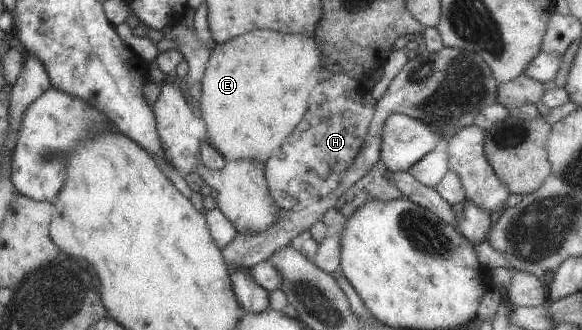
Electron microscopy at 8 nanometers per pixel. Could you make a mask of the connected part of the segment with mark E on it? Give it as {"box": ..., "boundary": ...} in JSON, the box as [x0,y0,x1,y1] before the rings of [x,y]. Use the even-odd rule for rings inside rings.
{"box":[198,30,324,163],"boundary":[[[252,30],[227,42],[213,44],[200,82],[198,132],[206,136],[208,144],[227,162],[230,160],[256,160],[264,163],[270,154],[279,149],[287,135],[298,125],[309,104],[308,98],[319,80],[320,62],[324,59],[312,35],[292,32],[274,33]]]}

